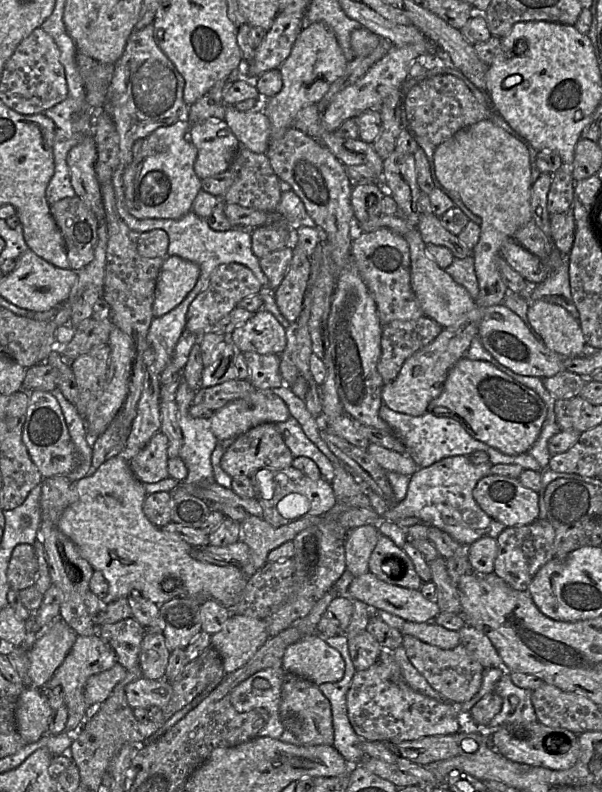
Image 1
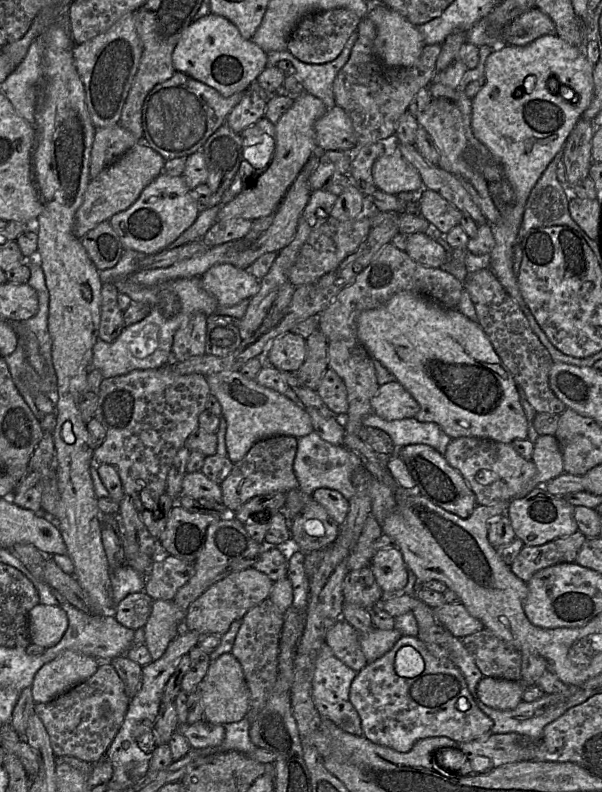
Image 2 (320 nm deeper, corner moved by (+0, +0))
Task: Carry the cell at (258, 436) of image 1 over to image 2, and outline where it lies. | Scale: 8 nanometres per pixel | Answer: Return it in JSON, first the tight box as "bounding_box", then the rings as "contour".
{"bounding_box":[220,436,299,512],"contour":[[[275,436],[255,443],[243,459],[233,464],[230,474],[220,484],[223,504],[234,512],[253,497],[299,488],[294,470],[297,448],[298,441],[293,436]]]}

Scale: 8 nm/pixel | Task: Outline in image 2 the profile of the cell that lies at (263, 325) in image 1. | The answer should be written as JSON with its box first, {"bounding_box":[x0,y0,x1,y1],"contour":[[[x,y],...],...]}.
{"bounding_box":[264,332,306,373],"contour":[[[292,332],[275,338],[268,346],[264,361],[284,373],[297,373],[306,358],[306,340]]]}

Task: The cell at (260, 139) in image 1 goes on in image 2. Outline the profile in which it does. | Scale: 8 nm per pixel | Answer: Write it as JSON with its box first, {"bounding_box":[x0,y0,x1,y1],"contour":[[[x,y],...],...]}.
{"bounding_box":[172,13,267,97],"contour":[[[208,13],[194,20],[182,33],[172,52],[176,71],[214,88],[229,97],[244,92],[267,67],[267,53],[251,40],[244,39],[237,27],[225,17]]]}

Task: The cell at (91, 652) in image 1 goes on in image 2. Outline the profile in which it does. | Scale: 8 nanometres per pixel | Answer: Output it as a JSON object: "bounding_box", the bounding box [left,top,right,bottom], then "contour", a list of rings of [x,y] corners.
{"bounding_box":[35,662,129,765],"contour":[[[99,662],[96,672],[86,681],[50,702],[35,703],[35,713],[49,736],[56,758],[72,756],[92,765],[105,753],[118,733],[129,698],[125,686],[109,662]]]}

